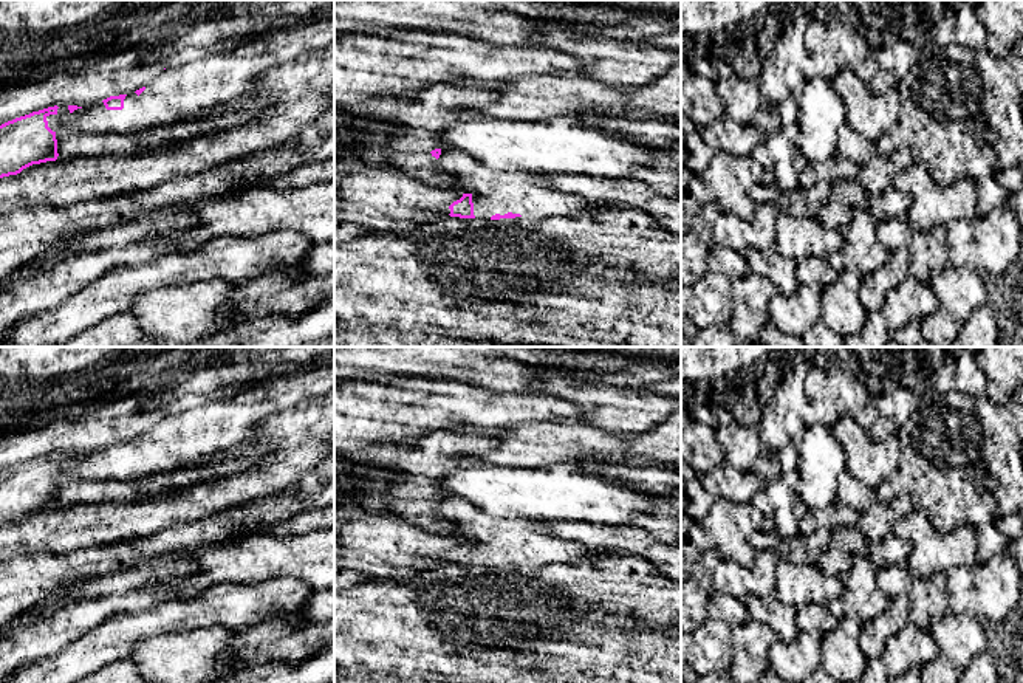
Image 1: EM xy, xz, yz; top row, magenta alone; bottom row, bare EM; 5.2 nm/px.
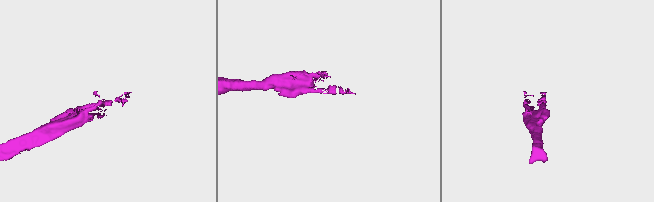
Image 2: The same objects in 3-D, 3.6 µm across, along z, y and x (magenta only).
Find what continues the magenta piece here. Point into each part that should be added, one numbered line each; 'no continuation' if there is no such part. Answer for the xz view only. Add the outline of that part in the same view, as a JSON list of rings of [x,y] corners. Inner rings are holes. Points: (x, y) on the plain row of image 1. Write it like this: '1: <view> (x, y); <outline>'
1: xz (492, 539); [[[443,494],[435,513],[453,523],[450,536],[472,542],[477,565],[508,559],[535,567],[574,564],[593,551],[553,536],[540,520],[498,519],[457,496]]]

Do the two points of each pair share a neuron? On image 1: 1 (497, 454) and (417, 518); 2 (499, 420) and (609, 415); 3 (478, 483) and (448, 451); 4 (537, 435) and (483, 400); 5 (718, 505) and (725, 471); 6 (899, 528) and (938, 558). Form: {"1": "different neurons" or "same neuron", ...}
{"1": "different neurons", "2": "different neurons", "3": "different neurons", "4": "different neurons", "5": "different neurons", "6": "same neuron"}

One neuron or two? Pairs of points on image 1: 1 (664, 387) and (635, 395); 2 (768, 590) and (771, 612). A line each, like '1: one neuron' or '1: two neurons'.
1: two neurons
2: two neurons

